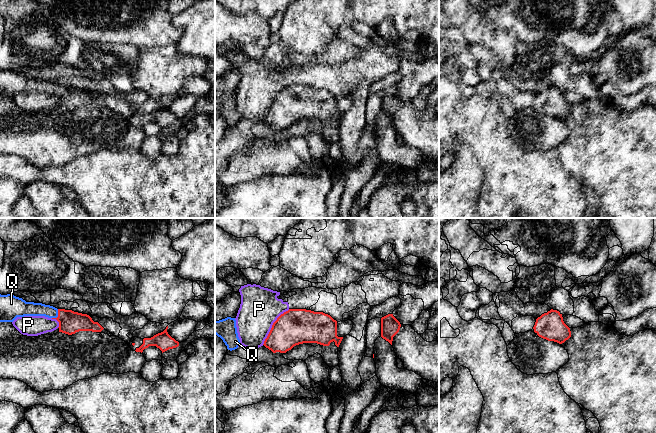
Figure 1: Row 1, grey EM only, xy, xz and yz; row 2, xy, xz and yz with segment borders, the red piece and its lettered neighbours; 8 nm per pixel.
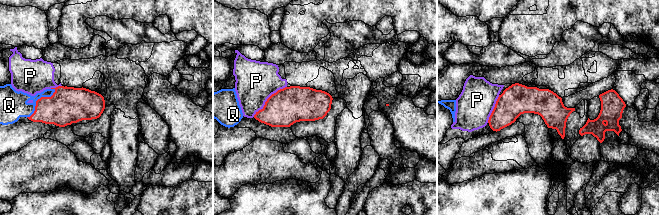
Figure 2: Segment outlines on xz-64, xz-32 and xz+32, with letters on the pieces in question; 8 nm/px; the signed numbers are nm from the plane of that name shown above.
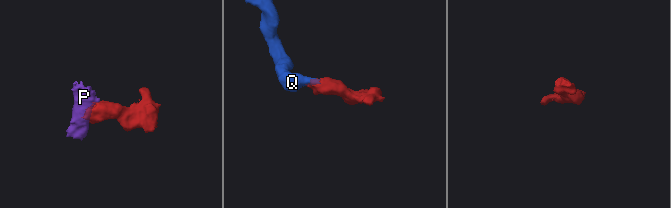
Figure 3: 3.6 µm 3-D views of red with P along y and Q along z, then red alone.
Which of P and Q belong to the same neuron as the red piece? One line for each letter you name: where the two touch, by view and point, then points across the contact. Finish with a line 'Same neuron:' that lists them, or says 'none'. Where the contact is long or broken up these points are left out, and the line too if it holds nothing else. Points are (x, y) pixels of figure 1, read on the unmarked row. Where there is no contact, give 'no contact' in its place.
Q: contact xy (58, 91); way xy (70, 98), (65, 93), (58, 91), (46, 86), (28, 84)
Same neuron: Q

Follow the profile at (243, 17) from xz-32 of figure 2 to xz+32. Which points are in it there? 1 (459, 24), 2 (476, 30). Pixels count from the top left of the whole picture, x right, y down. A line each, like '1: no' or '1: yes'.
1: yes
2: yes

